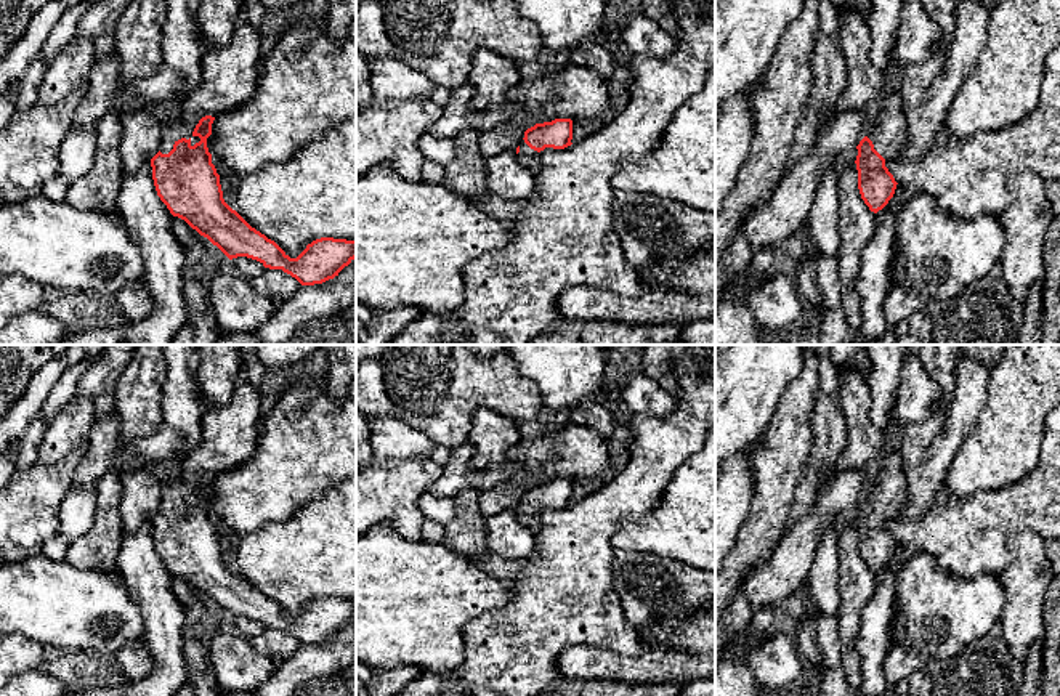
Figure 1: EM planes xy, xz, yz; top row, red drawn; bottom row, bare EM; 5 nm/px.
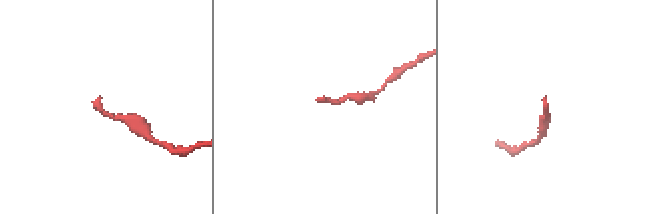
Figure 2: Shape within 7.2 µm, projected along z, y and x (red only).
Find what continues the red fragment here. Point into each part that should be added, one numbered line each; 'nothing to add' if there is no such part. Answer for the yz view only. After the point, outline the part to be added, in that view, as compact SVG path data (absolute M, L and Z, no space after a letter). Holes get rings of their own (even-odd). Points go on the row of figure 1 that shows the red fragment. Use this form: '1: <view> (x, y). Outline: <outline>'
1: yz (889, 133). Outline: M884 90L880 101L880 115L868 128L866 136L872 141L874 149L884 159L900 157L901 148L908 138L908 119L901 109L900 91L888 93Z

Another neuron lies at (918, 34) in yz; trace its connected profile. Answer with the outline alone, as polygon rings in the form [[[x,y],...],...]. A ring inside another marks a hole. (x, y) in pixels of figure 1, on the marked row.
[[[903,0],[892,61],[898,67],[925,63],[935,51],[941,30],[920,0]]]

